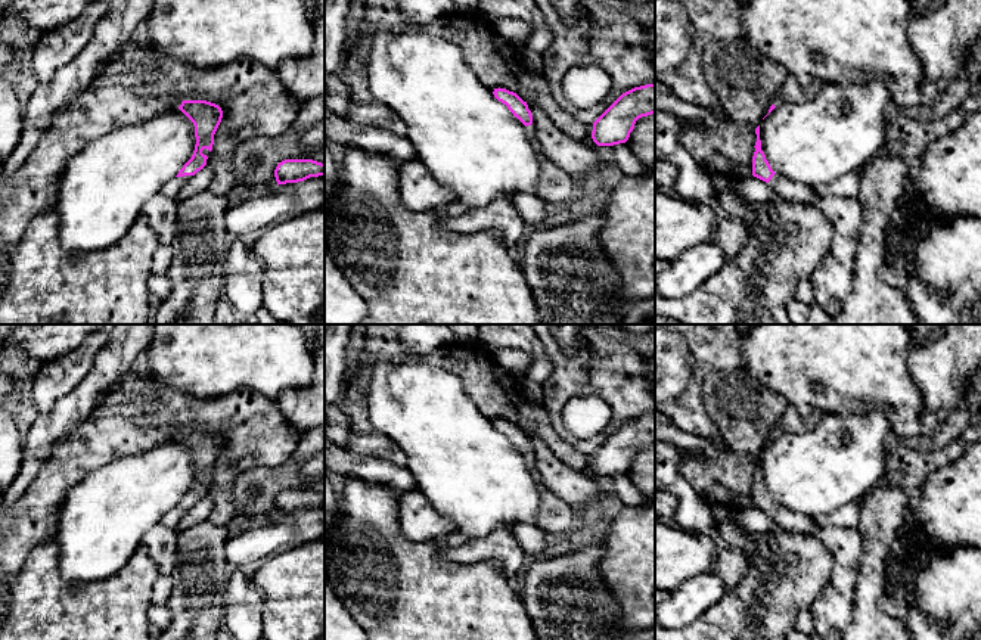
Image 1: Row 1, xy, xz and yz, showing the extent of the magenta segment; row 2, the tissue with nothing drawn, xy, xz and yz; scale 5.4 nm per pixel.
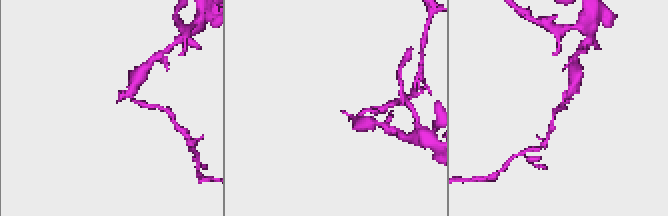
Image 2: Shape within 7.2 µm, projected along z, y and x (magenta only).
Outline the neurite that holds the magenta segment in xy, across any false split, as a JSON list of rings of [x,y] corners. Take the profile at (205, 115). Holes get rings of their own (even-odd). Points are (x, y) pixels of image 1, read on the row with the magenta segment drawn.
[[[183,100],[178,109],[195,125],[196,145],[192,158],[178,174],[162,186],[161,193],[168,198],[177,198],[189,178],[207,165],[214,145],[214,134],[223,118],[221,108],[207,100]]]

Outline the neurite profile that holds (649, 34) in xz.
[[[655,22],[648,28],[643,29],[645,32],[645,53],[649,58],[652,66],[655,68]]]

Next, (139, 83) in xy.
[[[130,41],[111,58],[90,88],[55,116],[24,165],[15,174],[0,178],[0,239],[18,243],[37,215],[53,211],[59,177],[84,142],[99,139],[119,125],[139,124],[178,109],[178,100],[207,100],[223,111],[207,162],[214,173],[209,190],[217,196],[227,196],[243,186],[233,162],[239,145],[258,136],[282,134],[302,105],[280,84],[277,69],[268,69],[249,58],[218,68],[196,68],[167,56],[152,44]]]

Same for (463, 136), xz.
[[[379,22],[367,25],[367,29],[370,49],[366,71],[372,94],[401,116],[407,127],[404,137],[415,147],[419,162],[454,192],[456,202],[472,209],[485,208],[502,198],[512,199],[516,192],[537,198],[540,165],[525,125],[475,75],[456,44],[419,27],[392,28]]]

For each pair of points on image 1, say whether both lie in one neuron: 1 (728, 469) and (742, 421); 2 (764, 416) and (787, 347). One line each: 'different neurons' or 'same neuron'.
1: same neuron
2: different neurons

